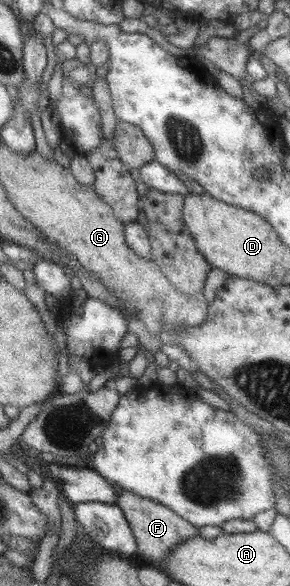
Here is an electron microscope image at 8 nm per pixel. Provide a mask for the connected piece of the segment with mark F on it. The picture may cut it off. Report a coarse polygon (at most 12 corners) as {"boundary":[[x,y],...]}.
{"boundary":[[117,488],[116,504],[151,564],[197,527],[169,507]]}

